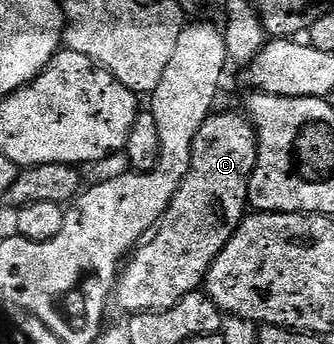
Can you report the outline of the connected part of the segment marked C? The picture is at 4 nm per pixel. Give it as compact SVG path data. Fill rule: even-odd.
M240 111L220 112L209 116L195 134L191 170L181 189L171 198L171 206L152 235L122 267L112 299L125 314L171 310L175 302L198 291L209 267L247 215L249 183L257 165L257 130Z

